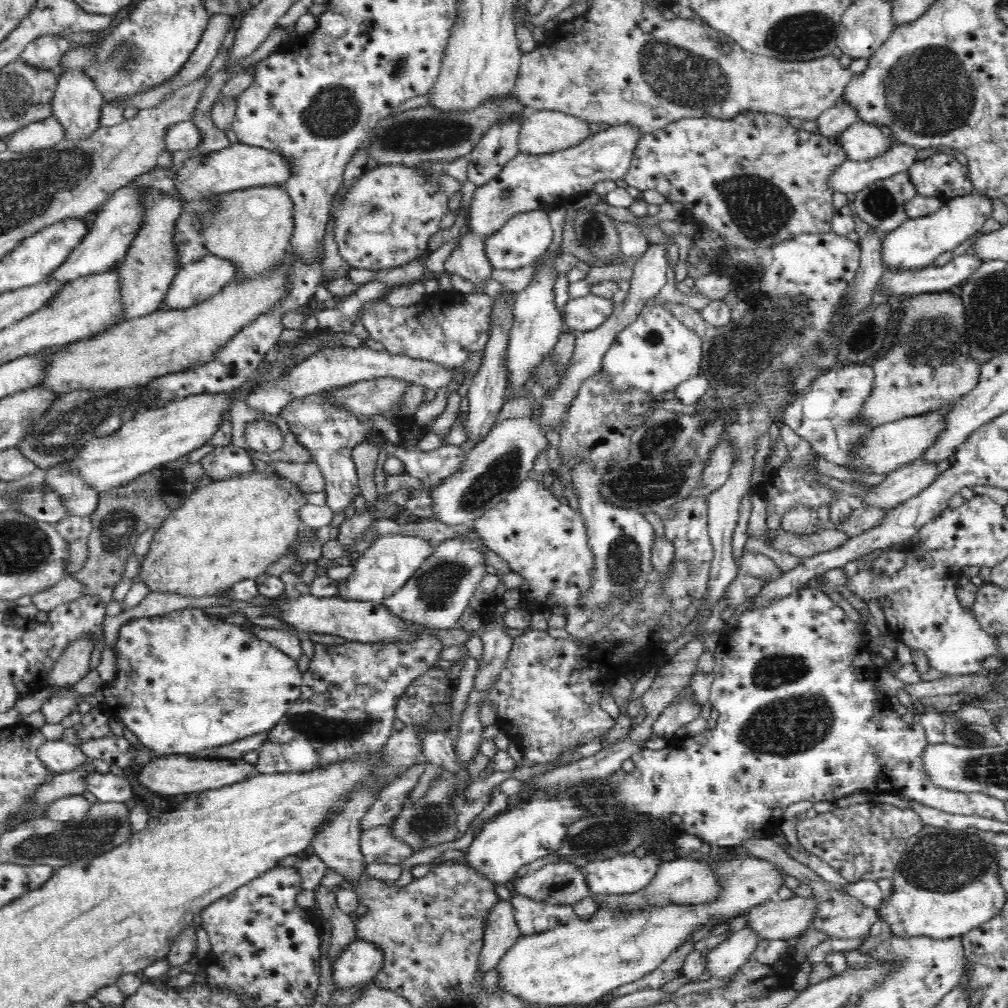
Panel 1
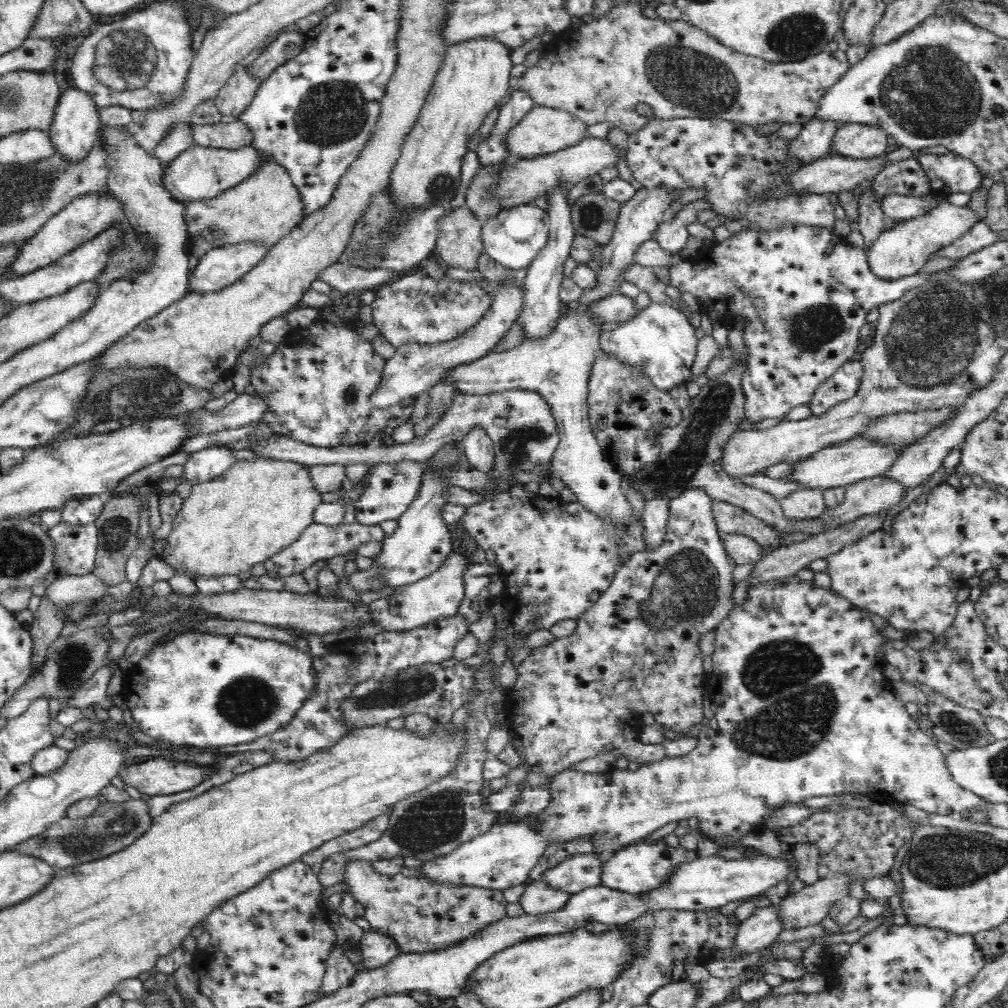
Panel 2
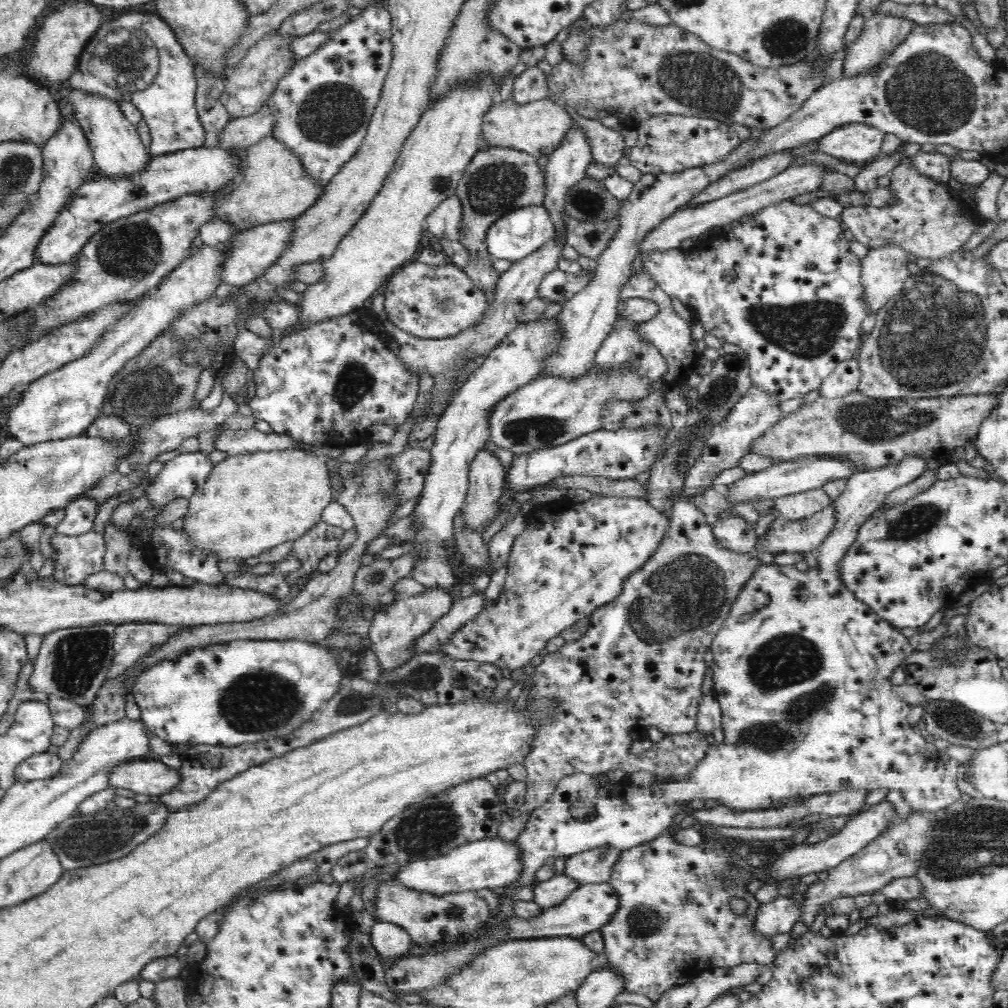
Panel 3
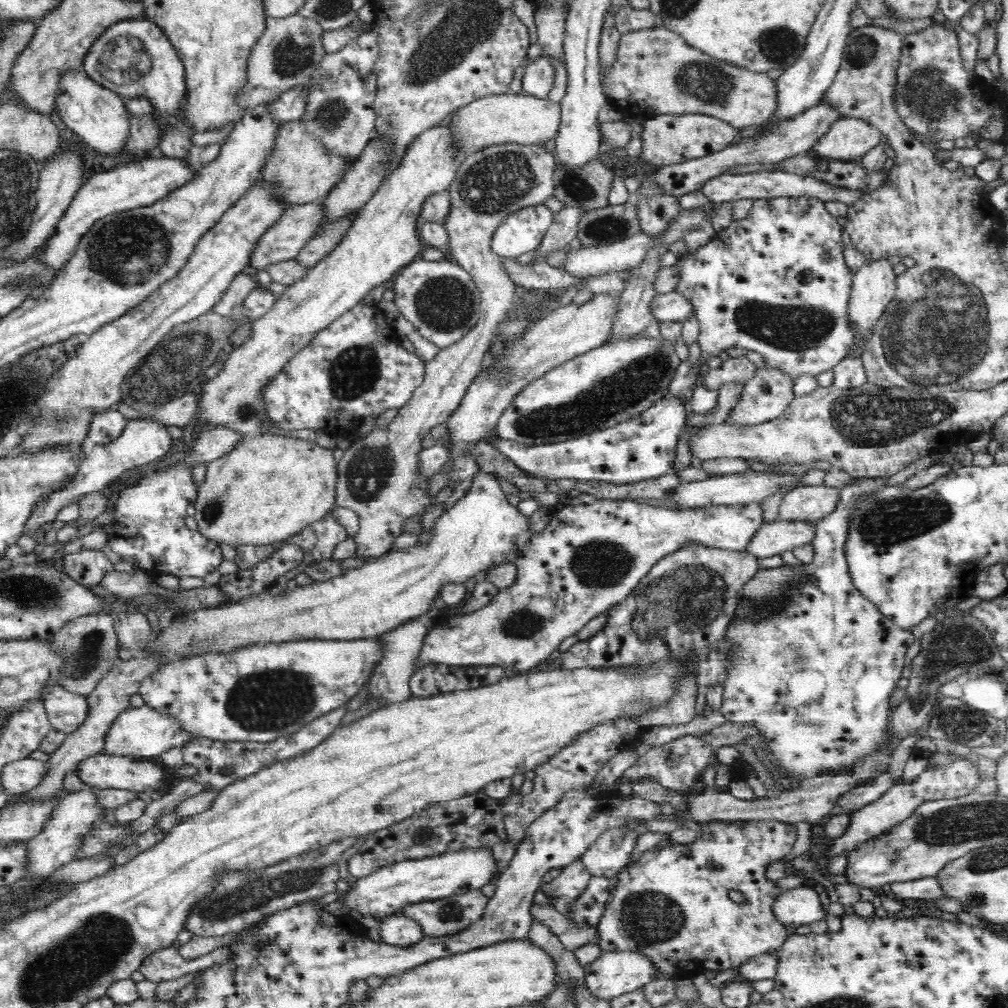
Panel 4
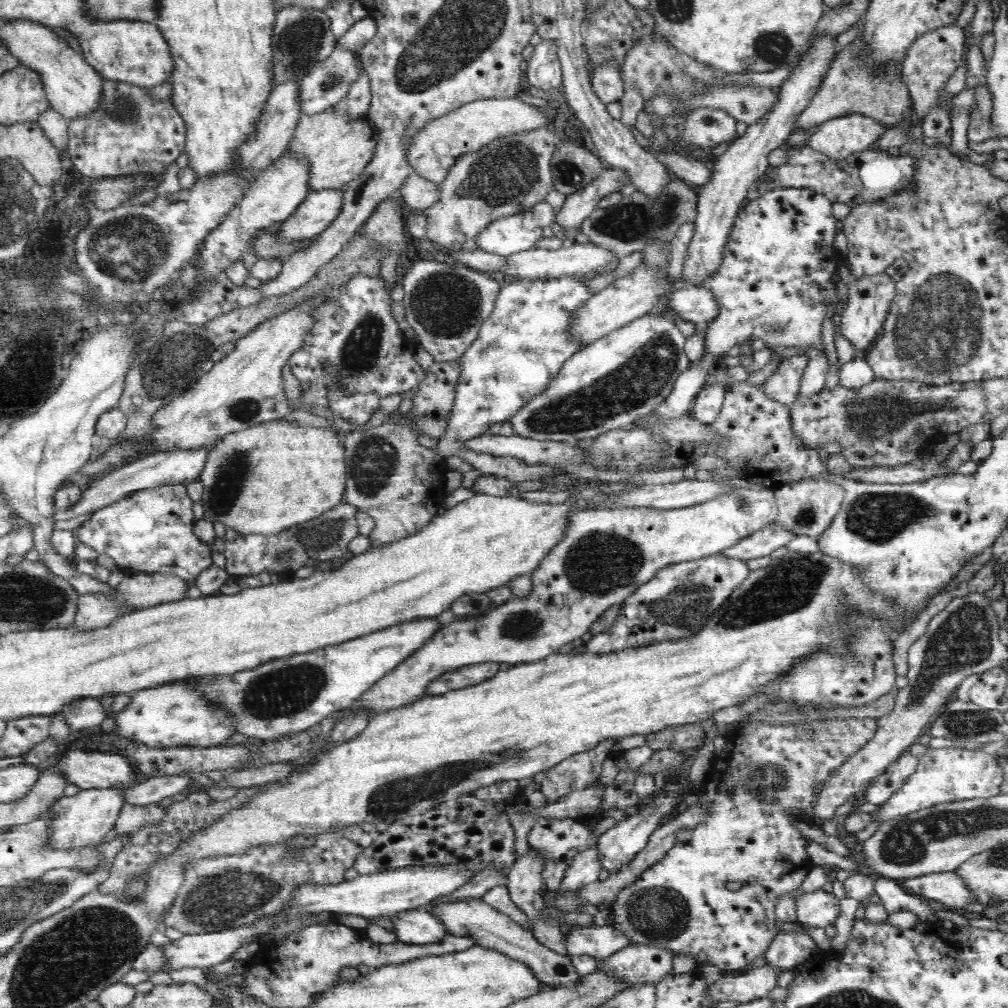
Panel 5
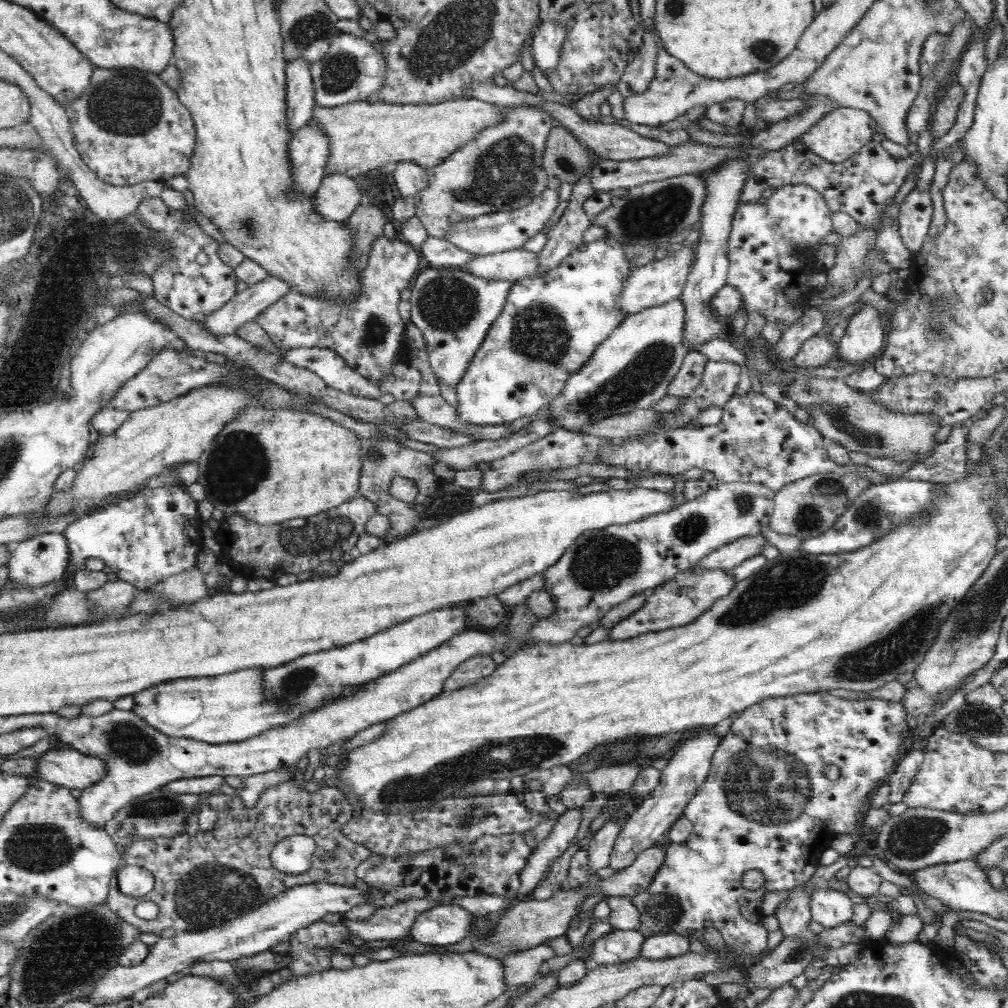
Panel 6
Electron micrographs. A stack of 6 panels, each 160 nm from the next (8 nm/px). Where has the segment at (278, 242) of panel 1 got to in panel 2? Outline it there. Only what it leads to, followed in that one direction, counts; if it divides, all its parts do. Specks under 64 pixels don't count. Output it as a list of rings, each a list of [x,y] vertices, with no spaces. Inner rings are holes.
[[[270,156],[248,180],[225,190],[216,198],[202,199],[186,204],[185,222],[191,236],[202,236],[215,247],[240,243],[262,243],[272,248],[303,222],[304,203],[300,193],[284,167]],[[218,231],[218,238],[207,232]]]

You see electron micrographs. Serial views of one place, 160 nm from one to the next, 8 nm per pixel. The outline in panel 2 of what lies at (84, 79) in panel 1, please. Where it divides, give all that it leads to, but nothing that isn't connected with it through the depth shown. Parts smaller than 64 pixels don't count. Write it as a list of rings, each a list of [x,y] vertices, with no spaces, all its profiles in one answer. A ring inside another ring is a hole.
[[[74,86],[61,92],[55,116],[50,126],[49,135],[56,151],[68,161],[83,160],[94,147],[96,140],[102,138],[103,126],[100,123],[99,108],[88,93]]]

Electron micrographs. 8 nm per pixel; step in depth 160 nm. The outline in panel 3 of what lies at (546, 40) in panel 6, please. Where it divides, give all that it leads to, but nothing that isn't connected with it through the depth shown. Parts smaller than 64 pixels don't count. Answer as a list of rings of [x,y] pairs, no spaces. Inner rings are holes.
[[[528,67],[514,81],[512,100],[519,106],[547,96],[547,76],[538,67]]]

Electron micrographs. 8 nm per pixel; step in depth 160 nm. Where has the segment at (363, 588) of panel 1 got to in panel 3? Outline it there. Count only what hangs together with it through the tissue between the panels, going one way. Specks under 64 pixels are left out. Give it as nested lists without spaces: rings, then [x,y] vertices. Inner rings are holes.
[[[554,319],[543,323],[528,321],[518,325],[486,357],[484,364],[474,370],[459,388],[451,405],[445,408],[438,421],[435,440],[430,448],[430,466],[424,476],[422,492],[412,511],[414,536],[409,553],[421,555],[409,577],[424,587],[442,587],[453,591],[458,577],[451,566],[448,539],[454,535],[454,516],[463,508],[469,487],[469,468],[476,452],[488,441],[488,412],[512,390],[524,386],[540,372],[540,364],[548,352],[556,350],[558,327]]]

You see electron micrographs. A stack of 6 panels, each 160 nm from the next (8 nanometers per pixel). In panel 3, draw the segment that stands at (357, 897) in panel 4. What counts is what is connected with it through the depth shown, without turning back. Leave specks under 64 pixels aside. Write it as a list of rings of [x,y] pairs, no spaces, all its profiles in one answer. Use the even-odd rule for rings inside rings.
[[[496,836],[464,844],[444,853],[444,856],[406,863],[399,870],[397,879],[412,890],[440,895],[512,886],[522,873],[523,864],[518,843]]]

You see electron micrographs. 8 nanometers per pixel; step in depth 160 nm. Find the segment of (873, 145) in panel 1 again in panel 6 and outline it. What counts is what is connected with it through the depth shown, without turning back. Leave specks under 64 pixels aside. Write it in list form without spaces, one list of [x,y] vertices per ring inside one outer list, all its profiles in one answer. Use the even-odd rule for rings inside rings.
[[[836,107],[802,135],[802,144],[828,163],[842,163],[857,154],[868,142],[872,142],[877,128],[876,120],[868,112],[858,108]]]

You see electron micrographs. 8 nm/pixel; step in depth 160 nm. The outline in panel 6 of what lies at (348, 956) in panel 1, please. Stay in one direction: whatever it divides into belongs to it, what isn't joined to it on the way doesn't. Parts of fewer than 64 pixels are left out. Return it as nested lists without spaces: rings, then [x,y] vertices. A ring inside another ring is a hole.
[[[458,905],[431,908],[418,914],[410,928],[410,935],[412,940],[422,944],[434,944],[439,947],[456,944],[466,938],[470,914],[471,912]]]

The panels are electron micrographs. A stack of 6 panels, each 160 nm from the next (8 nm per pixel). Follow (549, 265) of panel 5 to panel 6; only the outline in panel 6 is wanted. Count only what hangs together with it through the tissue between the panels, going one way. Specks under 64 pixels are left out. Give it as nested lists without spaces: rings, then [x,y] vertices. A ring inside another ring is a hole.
[[[524,248],[507,250],[496,254],[477,256],[464,268],[470,274],[486,280],[507,280],[514,282],[522,277],[539,274],[540,252],[530,252]]]

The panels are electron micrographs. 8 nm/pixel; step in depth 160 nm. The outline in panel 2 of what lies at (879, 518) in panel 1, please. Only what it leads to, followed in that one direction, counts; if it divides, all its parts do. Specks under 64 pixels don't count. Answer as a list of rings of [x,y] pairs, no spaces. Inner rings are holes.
[[[738,366],[730,372],[710,379],[707,384],[701,386],[698,396],[691,397],[686,416],[680,424],[666,427],[657,436],[646,436],[651,441],[658,440],[660,445],[658,458],[652,464],[646,464],[644,468],[636,470],[632,475],[626,475],[628,487],[640,493],[645,503],[660,497],[674,498],[688,489],[702,489],[714,501],[743,508],[752,516],[757,516],[770,526],[785,532],[804,532],[812,536],[840,527],[825,524],[828,509],[818,518],[790,521],[784,515],[780,501],[774,499],[772,494],[737,481],[722,470],[723,446],[728,438],[739,430],[741,422],[745,419],[745,400],[741,387],[744,367]]]

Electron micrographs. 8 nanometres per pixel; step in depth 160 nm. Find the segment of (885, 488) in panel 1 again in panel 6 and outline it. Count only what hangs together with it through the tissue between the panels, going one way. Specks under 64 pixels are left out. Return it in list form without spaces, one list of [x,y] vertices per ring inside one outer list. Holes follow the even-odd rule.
[[[762,533],[742,537],[708,553],[708,556],[699,562],[698,567],[703,567],[707,571],[732,571],[750,557],[762,555],[764,547],[768,545],[769,540]]]

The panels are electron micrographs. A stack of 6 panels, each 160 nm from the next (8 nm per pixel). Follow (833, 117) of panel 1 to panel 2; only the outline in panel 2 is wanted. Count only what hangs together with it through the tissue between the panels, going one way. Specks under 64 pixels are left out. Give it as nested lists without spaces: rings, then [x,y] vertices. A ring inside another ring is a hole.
[[[815,117],[810,120],[798,138],[790,146],[790,157],[794,161],[818,161],[833,154],[831,149],[834,135],[840,130],[840,123]]]

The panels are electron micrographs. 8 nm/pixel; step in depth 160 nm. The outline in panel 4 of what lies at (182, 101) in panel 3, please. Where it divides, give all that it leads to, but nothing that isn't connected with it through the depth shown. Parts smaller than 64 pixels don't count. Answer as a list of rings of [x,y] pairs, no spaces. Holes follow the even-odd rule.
[[[142,14],[142,16],[126,18],[118,21],[118,24],[109,26],[85,54],[82,70],[96,84],[108,91],[113,91],[122,99],[144,98],[149,100],[153,107],[150,116],[153,116],[153,120],[157,122],[160,129],[161,138],[157,147],[162,151],[164,157],[185,159],[188,152],[194,148],[191,139],[197,128],[192,127],[184,117],[184,108],[186,108],[186,99],[188,99],[185,66],[167,34],[152,19]]]

